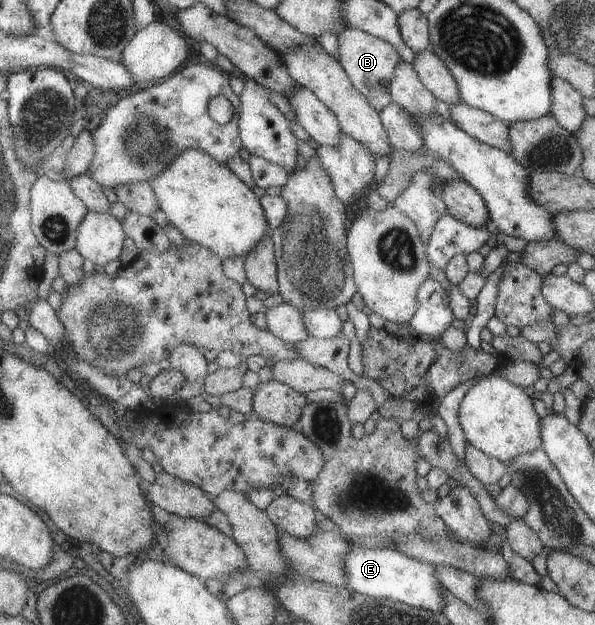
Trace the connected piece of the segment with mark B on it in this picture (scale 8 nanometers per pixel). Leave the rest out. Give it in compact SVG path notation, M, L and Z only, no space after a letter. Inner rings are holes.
M342 29L337 35L338 64L344 70L351 85L367 100L370 108L377 113L391 102L389 84L393 77L399 56L394 47L380 38L373 37L358 29Z

